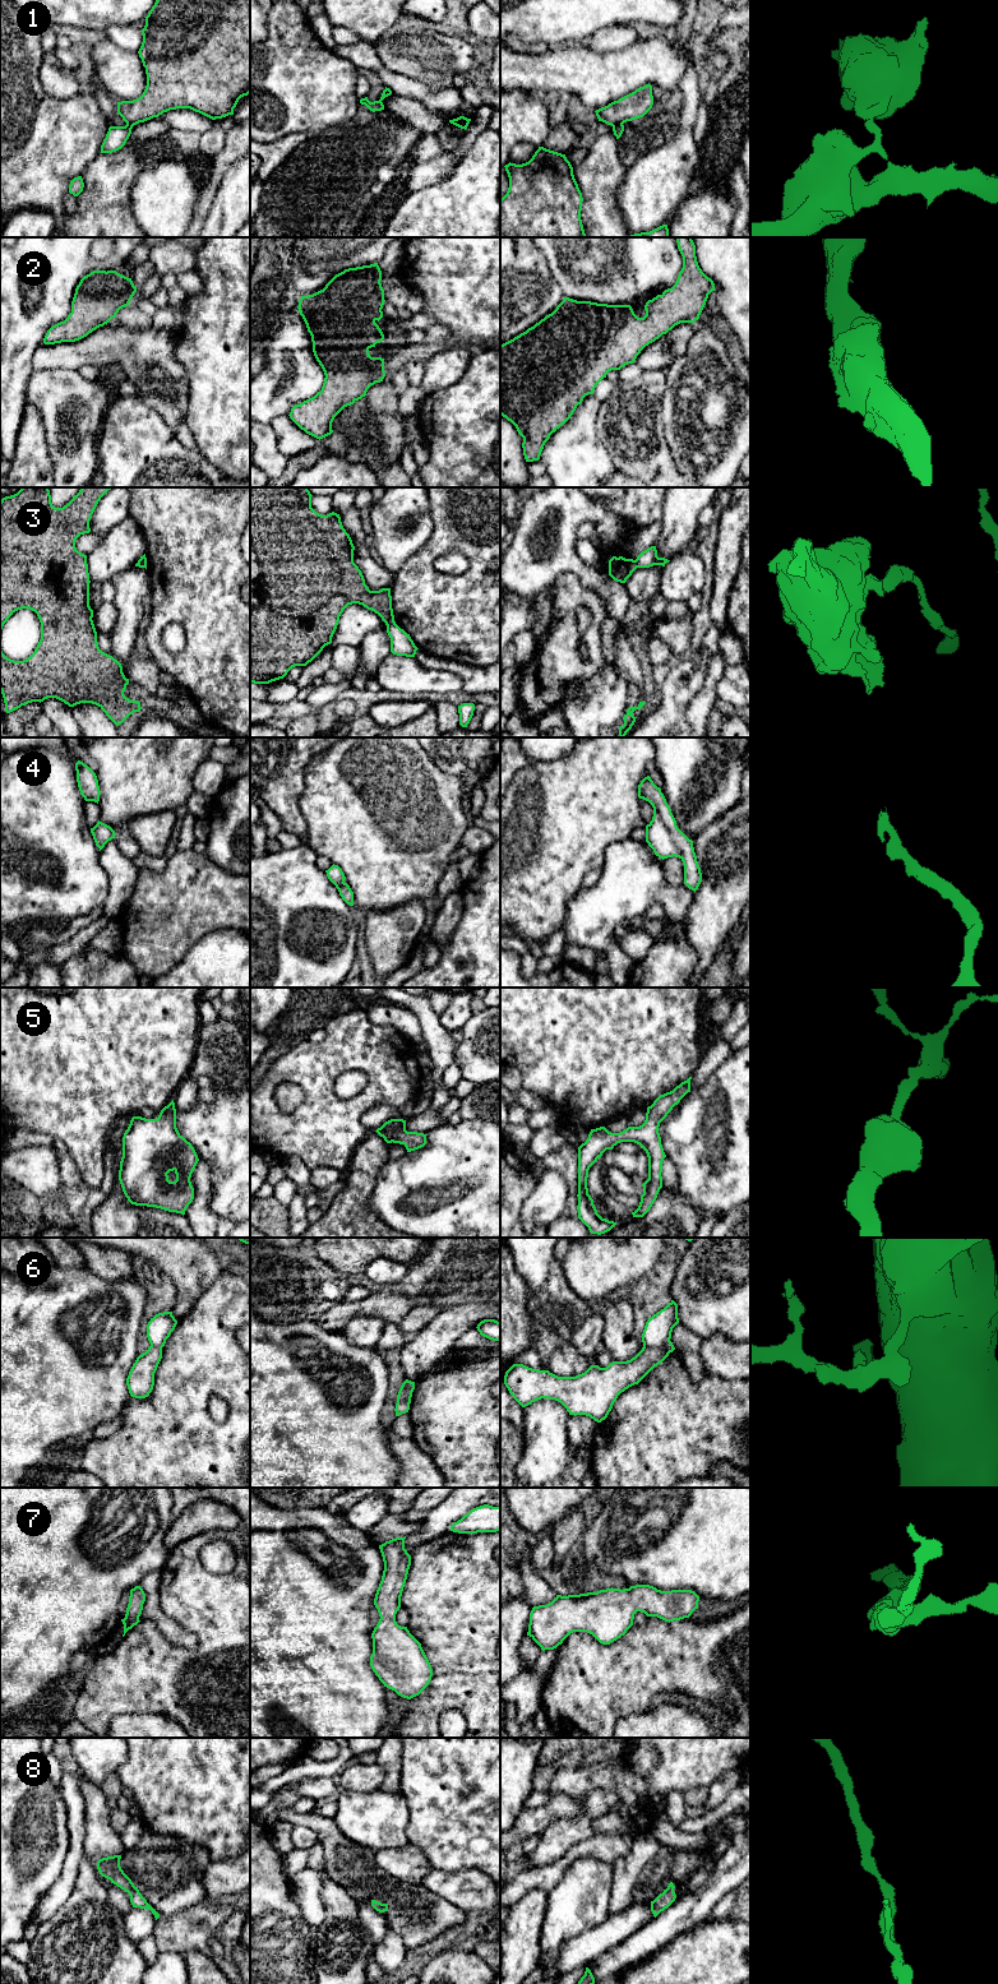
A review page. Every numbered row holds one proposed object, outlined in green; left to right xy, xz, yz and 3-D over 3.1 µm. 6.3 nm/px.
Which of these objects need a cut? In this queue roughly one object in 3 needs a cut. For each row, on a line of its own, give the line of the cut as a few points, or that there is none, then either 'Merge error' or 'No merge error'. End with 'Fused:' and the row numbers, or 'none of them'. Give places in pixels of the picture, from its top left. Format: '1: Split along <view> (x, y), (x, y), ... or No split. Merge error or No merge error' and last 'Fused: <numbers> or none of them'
1: Split along yz (622, 123), (613, 126). Merge error
2: No split. No merge error
3: Split along xz (394, 621), (387, 625). Merge error
4: No split. No merge error
5: No split. No merge error
6: Split along yz (669, 1340), (659, 1346), (643, 1346). Merge error
7: No split. No merge error
8: No split. No merge error
Fused: 1, 3, 6

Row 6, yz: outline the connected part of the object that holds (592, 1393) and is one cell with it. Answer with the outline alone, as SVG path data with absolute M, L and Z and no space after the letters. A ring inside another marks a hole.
M671 1341L660 1347L643 1346L630 1360L613 1361L606 1368L591 1365L576 1377L558 1377L549 1370L513 1364L505 1372L504 1384L522 1407L549 1398L560 1402L569 1415L586 1415L601 1423L618 1396L638 1384L674 1350Z

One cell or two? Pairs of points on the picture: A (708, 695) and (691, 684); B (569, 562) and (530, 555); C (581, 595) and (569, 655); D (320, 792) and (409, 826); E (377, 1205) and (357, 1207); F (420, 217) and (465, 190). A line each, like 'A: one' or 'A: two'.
A: two
B: one
C: one
D: one
E: two
F: one

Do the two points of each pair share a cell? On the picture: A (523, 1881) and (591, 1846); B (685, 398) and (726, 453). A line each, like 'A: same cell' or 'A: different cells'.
A: same cell
B: same cell

